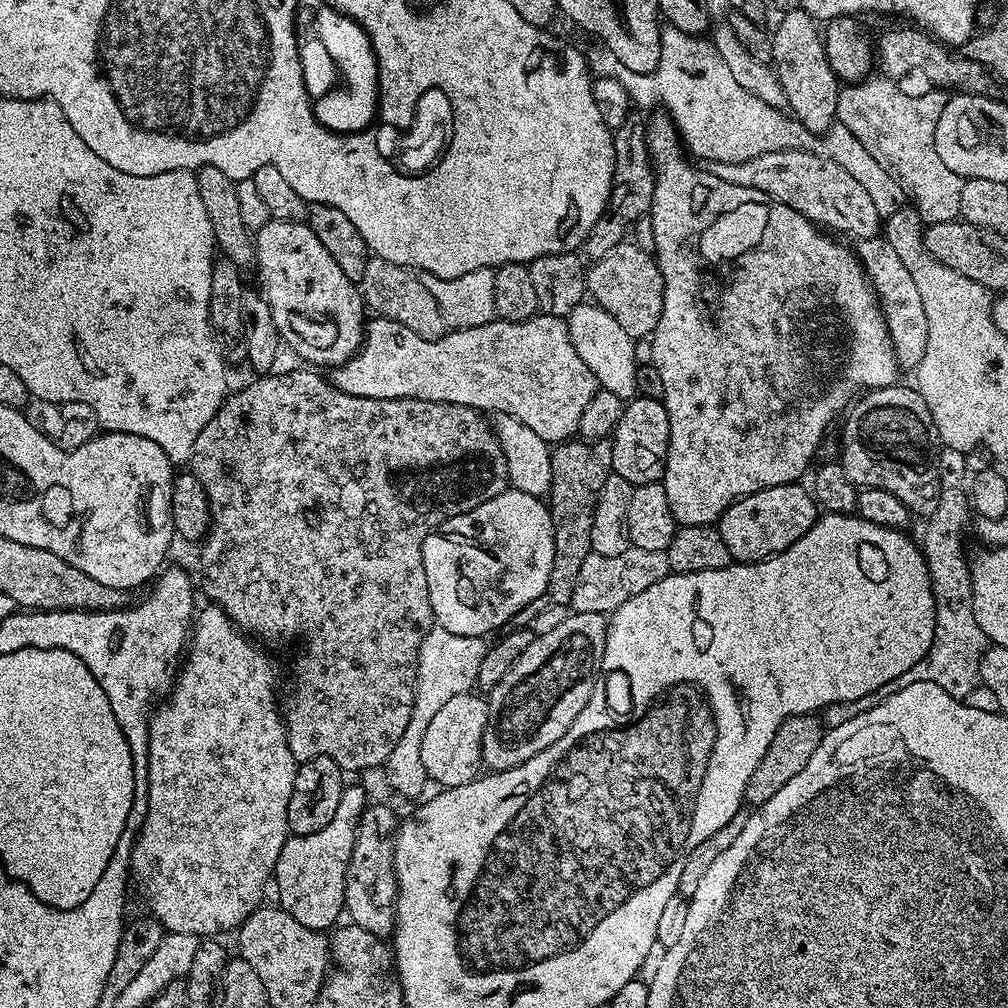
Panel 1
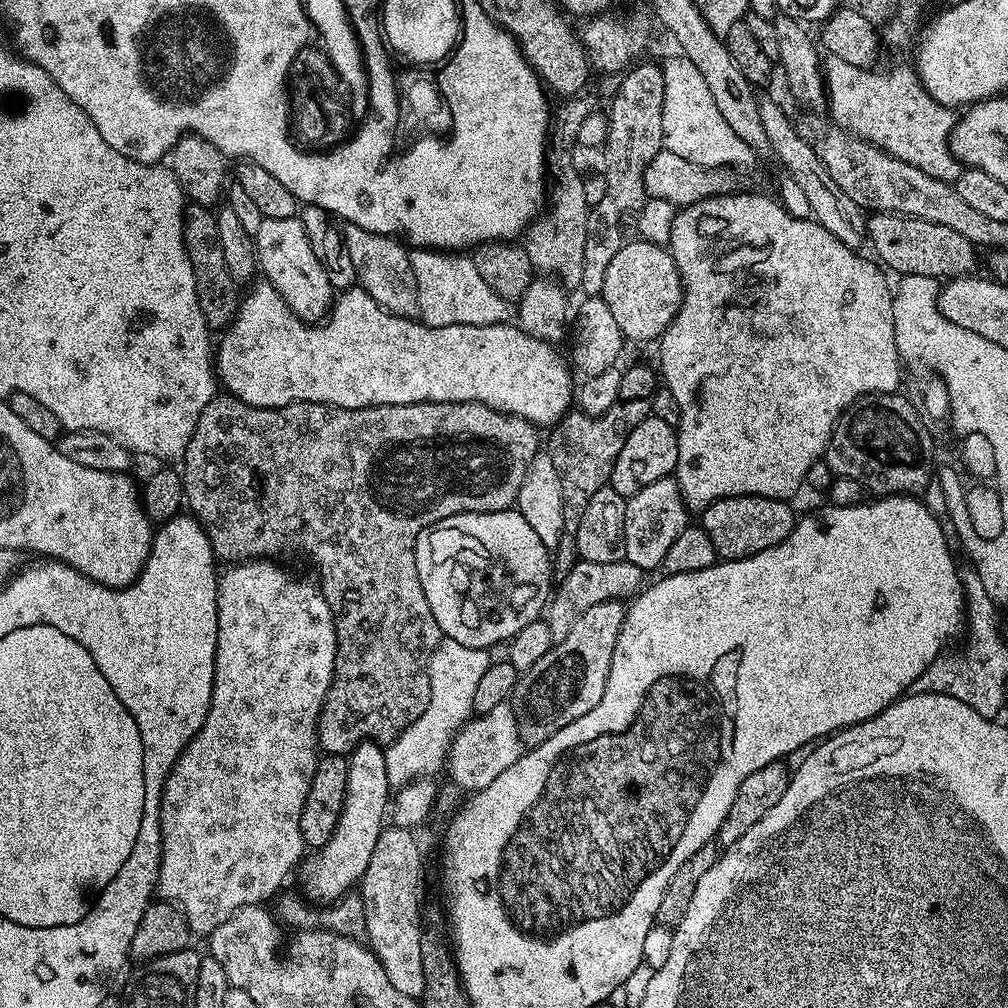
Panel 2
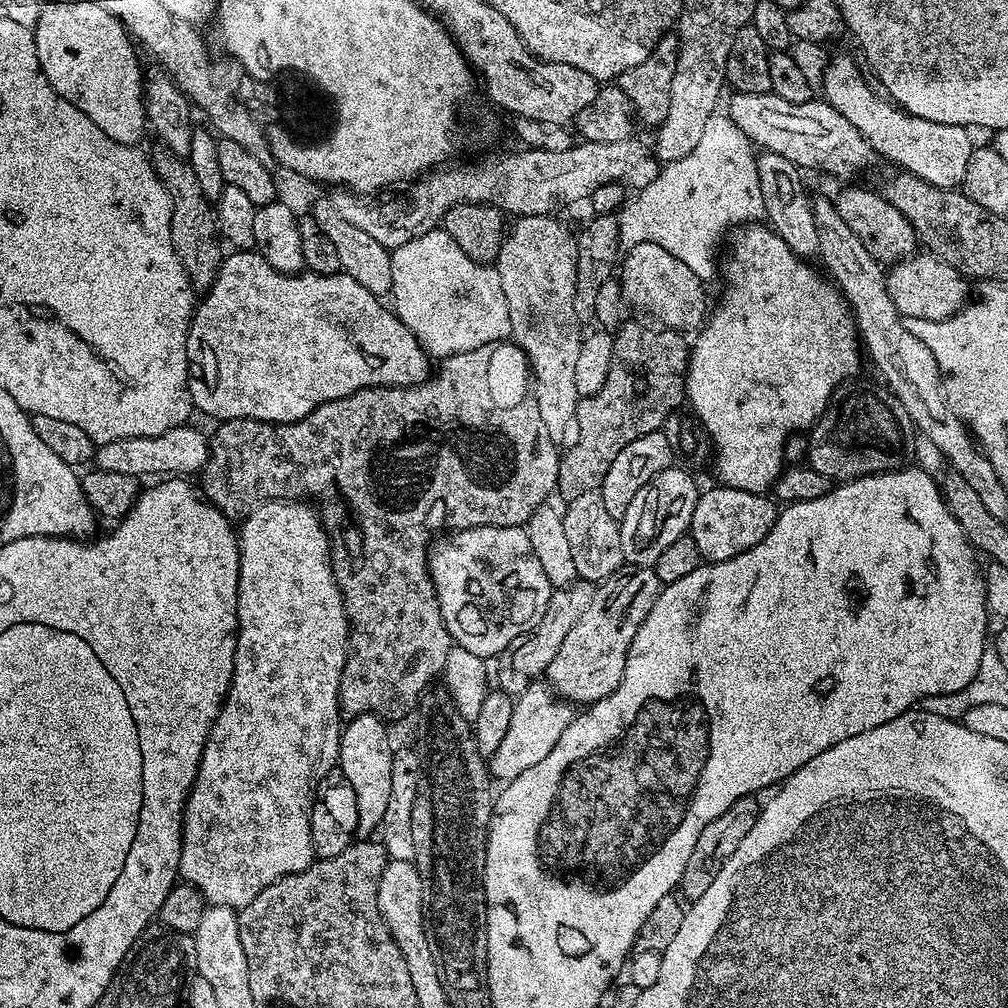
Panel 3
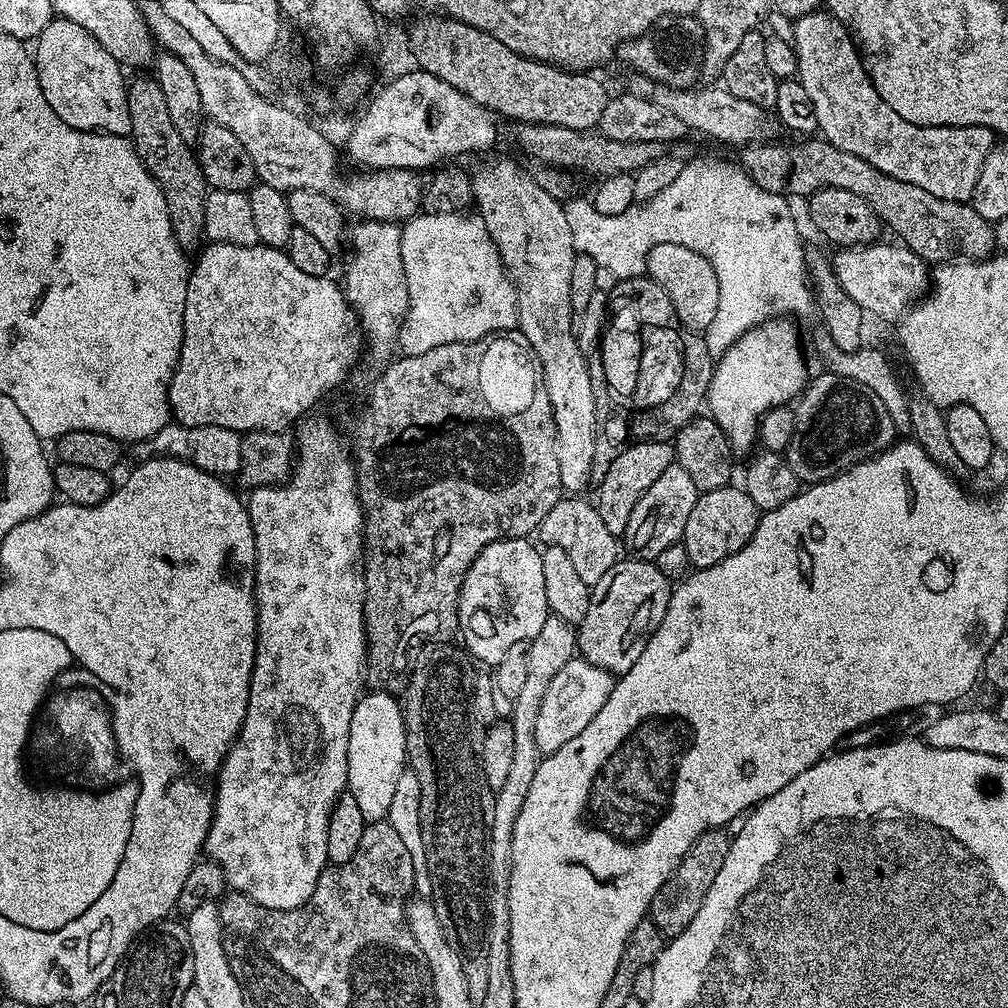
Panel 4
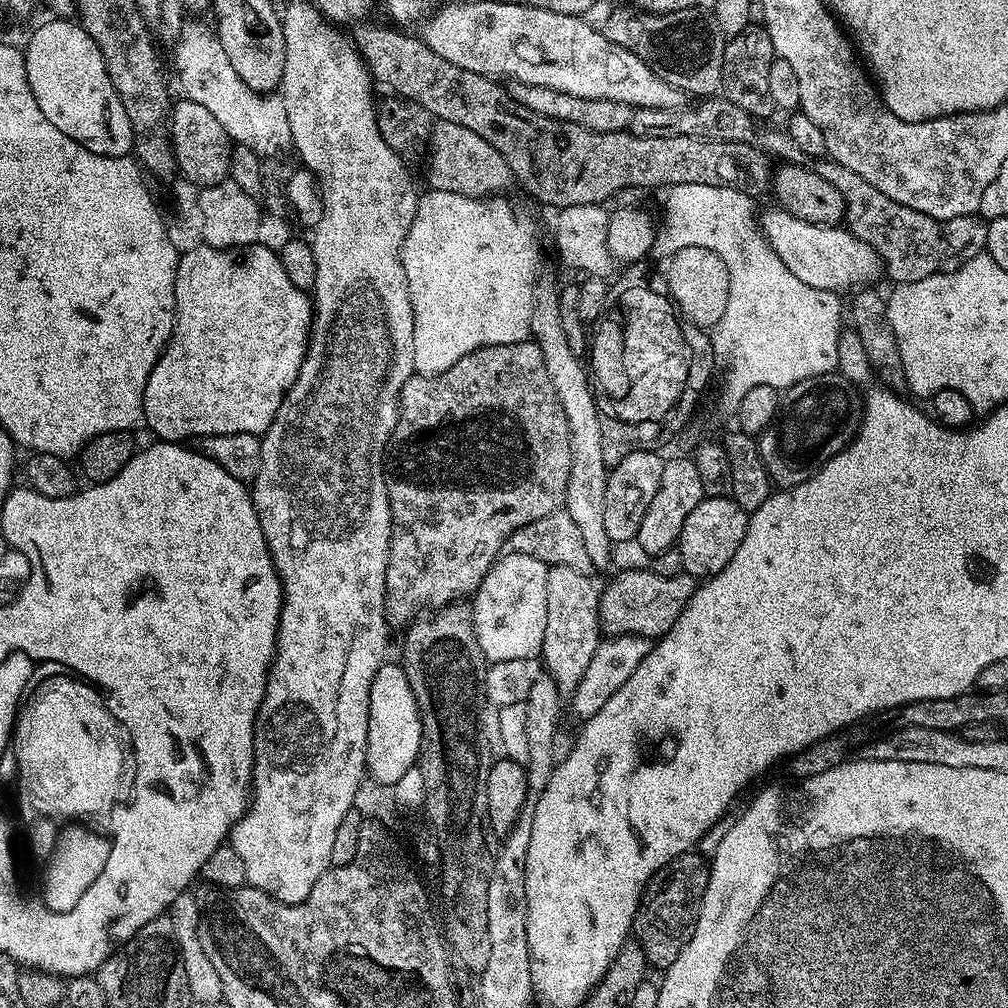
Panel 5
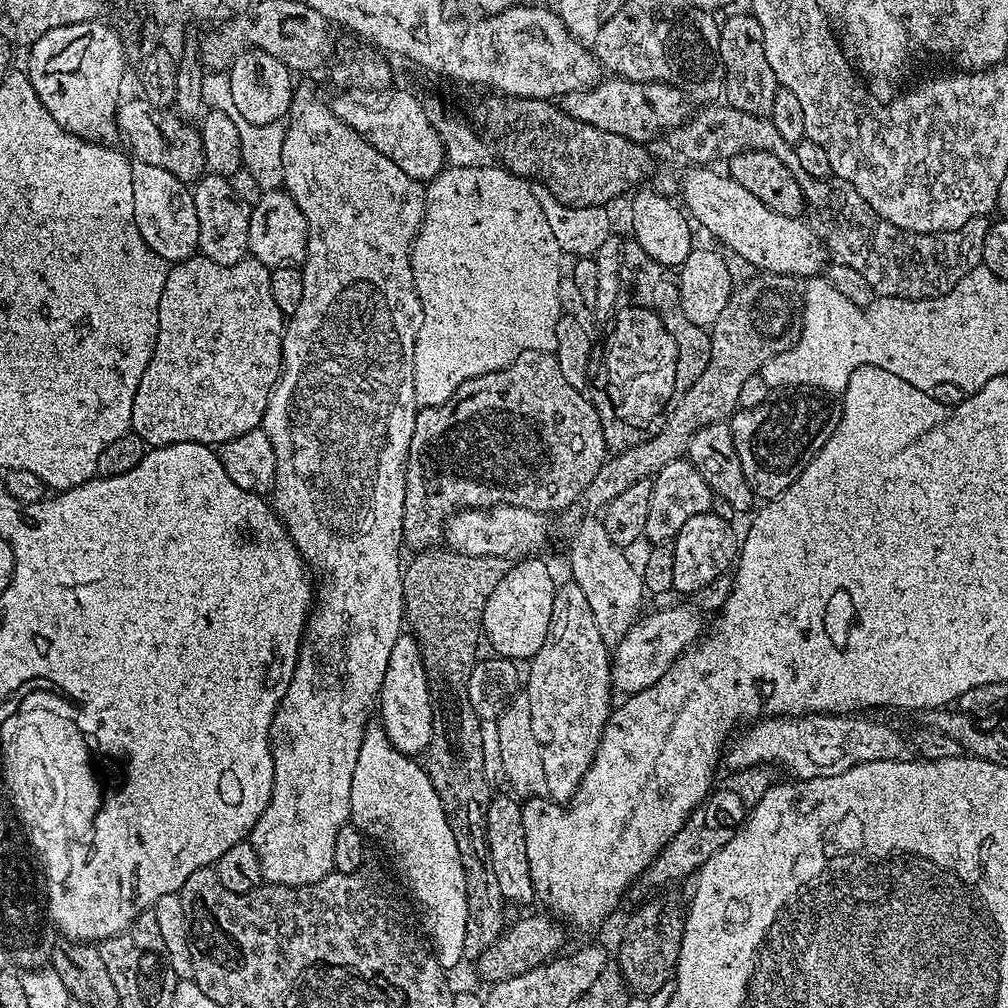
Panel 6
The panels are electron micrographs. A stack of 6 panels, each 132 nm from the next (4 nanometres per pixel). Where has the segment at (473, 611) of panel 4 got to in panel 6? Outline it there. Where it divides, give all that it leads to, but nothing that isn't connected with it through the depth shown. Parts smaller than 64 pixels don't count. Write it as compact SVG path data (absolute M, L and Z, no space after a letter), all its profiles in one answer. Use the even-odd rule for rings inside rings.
M524 558L513 563L508 573L494 586L494 594L486 602L482 632L492 643L497 657L513 662L531 661L538 650L542 650L542 642L546 642L546 634L550 630L550 614L554 610L554 594L558 587L552 581L552 572L540 561L540 558Z

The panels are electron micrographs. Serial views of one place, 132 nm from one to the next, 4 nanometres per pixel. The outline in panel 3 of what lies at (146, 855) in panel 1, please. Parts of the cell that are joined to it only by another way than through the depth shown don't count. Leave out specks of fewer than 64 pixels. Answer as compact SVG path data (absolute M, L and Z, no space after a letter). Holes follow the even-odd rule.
M268 500L259 504L249 516L245 516L238 528L240 545L240 569L238 570L238 610L236 611L236 653L234 654L234 674L228 697L220 707L206 746L202 750L202 762L194 786L184 807L184 841L180 859L179 879L192 884L204 895L209 905L217 904L237 910L245 908L266 886L278 878L298 874L312 864L312 835L310 818L312 804L316 800L316 787L326 778L326 774L337 767L340 758L340 733L342 713L340 711L340 683L342 670L348 657L348 615L344 609L344 599L332 573L332 550L328 547L328 535L320 522L320 513L308 502L285 502Z

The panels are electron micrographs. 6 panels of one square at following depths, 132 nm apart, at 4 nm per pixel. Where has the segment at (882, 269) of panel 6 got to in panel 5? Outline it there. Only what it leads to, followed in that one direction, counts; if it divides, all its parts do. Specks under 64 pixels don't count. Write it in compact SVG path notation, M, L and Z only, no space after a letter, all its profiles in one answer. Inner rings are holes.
M821 158L815 161L814 167L830 186L834 186L834 190L838 190L838 194L842 194L843 223L848 231L878 253L883 271L892 279L893 285L918 282L936 272L953 272L986 249L988 225L979 215L935 220L886 198L886 194L870 186L862 174L854 174L854 170L842 166L837 160Z

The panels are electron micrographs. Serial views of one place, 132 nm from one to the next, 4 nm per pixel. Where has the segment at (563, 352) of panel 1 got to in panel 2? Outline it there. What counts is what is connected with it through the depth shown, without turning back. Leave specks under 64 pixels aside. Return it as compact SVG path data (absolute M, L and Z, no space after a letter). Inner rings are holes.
M257 279L243 293L240 306L236 309L236 317L232 319L227 328L223 329L221 336L224 337L221 338L220 344L218 340L214 348L214 371L223 391L229 396L237 396L242 402L246 402L250 406L258 406L259 408L281 408L293 402L333 404L335 408L369 408L375 404L457 404L458 402L474 402L475 404L485 404L499 412L509 412L511 416L529 420L537 426L543 426L543 424L548 424L547 426L555 425L556 421L561 420L574 404L572 376L568 373L563 358L552 349L555 347L549 341L539 340L528 335L523 328L512 322L491 324L490 326L442 326L441 328L432 328L430 325L417 322L415 319L390 314L385 308L380 308L378 302L374 302L374 298L370 298L370 294L366 294L364 288L353 286L343 289L333 299L331 309L323 322L313 324L316 325L311 328L311 323L297 318L290 310L290 306L286 306L286 302L280 297L278 290L274 290L274 286L269 280Z

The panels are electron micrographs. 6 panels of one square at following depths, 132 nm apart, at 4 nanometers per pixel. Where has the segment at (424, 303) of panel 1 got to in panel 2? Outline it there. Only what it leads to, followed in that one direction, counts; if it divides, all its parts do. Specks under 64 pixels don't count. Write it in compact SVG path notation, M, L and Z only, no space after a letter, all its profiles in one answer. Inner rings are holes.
M345 223L342 235L346 250L350 254L350 262L354 262L356 284L364 288L366 294L370 294L370 298L374 298L374 302L378 302L378 306L385 308L390 314L415 317L418 312L418 298L409 249L397 237L362 230L360 224Z

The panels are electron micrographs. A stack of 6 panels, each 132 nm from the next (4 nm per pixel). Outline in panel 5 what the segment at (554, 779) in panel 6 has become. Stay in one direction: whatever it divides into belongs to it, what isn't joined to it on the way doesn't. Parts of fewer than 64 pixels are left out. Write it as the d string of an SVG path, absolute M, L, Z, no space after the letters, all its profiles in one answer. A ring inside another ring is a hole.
M557 564L551 565L546 574L546 634L540 656L548 667L545 668L547 675L552 677L562 694L576 691L582 682L582 674L586 674L586 666L590 666L590 658L594 658L594 650L602 639L601 589L595 588L588 579L585 573Z

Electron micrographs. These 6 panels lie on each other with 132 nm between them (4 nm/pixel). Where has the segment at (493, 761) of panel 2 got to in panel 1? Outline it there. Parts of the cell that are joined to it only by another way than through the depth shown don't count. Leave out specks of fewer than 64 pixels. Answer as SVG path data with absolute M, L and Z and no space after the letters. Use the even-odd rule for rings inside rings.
M467 692L458 694L458 698L450 698L434 718L430 718L430 726L426 726L426 734L422 734L422 766L426 766L426 774L433 785L441 789L462 786L466 782L477 779L482 772L480 751L482 750L482 734L488 721L488 701L483 695Z

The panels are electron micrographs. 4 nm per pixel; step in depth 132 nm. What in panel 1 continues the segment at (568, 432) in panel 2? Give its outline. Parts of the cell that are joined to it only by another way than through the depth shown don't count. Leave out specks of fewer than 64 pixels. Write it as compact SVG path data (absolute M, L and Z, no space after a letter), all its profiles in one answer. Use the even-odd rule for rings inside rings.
M573 438L551 449L552 485L546 503L552 514L554 526L554 566L550 570L547 599L553 604L571 605L574 586L582 562L593 552L590 546L590 526L594 523L594 506L602 490L602 482L612 472L612 441L599 440L593 444Z

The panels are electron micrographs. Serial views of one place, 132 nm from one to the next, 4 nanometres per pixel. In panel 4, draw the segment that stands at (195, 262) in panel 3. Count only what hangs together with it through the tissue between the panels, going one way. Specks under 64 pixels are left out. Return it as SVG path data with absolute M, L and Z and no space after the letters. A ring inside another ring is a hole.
M140 74L136 81L127 85L128 109L132 130L130 139L136 145L136 152L146 170L158 182L162 194L166 198L166 206L170 214L170 226L174 230L174 238L185 253L192 254L201 247L205 239L204 219L206 218L206 198L209 194L208 183L196 161L196 153L182 137L170 118L170 110L166 110L166 98L162 98L162 90L156 85L151 75Z

